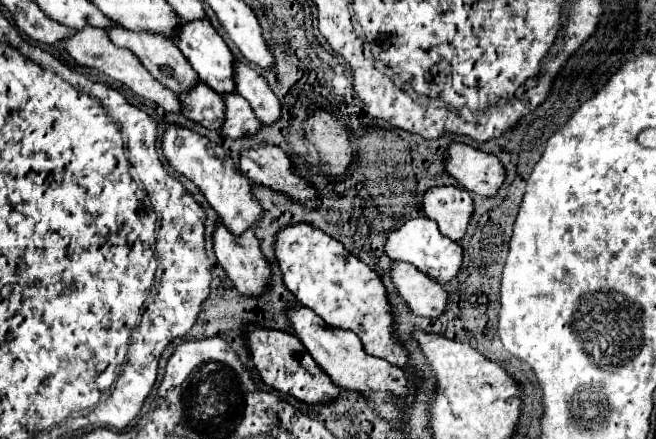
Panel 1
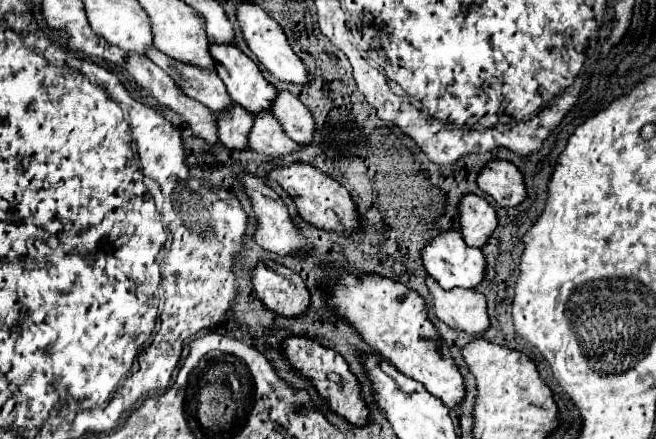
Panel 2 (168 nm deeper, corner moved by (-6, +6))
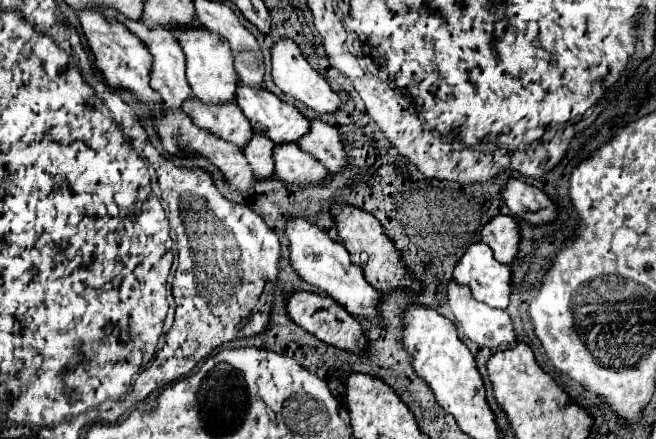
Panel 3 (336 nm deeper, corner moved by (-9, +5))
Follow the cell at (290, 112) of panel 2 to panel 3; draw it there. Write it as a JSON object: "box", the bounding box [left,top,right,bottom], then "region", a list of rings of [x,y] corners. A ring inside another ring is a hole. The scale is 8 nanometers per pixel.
{"box":[297,118,347,172],"region":[[[313,118],[309,132],[297,140],[297,146],[321,160],[329,172],[337,172],[347,166],[347,156],[343,154],[343,144],[339,140],[337,128],[323,120]]]}

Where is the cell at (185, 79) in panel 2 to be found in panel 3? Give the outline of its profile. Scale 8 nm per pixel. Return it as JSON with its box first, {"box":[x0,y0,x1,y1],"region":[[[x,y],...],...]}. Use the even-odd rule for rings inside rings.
{"box":[183,98,253,148],"region":[[[189,98],[185,100],[183,108],[189,112],[189,116],[193,116],[197,126],[221,136],[223,140],[229,140],[237,148],[243,148],[253,134],[249,120],[235,102],[203,104],[197,98]]]}

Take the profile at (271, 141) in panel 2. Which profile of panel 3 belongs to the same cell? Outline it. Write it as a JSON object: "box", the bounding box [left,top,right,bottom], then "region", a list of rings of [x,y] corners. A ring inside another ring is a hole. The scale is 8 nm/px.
{"box":[273,144,327,186],"region":[[[275,144],[273,146],[273,160],[275,160],[275,176],[287,184],[301,184],[309,186],[315,182],[323,182],[327,176],[327,168],[297,144]]]}

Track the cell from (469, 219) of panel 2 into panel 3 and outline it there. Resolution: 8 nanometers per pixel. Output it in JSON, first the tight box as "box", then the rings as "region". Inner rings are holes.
{"box":[479,214,519,264],"region":[[[499,214],[491,218],[479,232],[479,238],[493,250],[501,264],[513,262],[519,244],[519,228],[511,216]]]}

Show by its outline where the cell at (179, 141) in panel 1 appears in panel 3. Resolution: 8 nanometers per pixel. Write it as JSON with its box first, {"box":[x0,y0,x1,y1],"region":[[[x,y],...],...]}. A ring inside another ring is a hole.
{"box":[285,218,379,316],"region":[[[289,218],[285,224],[285,236],[289,240],[289,262],[305,282],[321,288],[351,314],[373,316],[373,308],[379,302],[377,290],[363,278],[361,268],[349,260],[349,252],[343,248],[343,244],[331,240],[327,232],[319,230],[315,224],[303,218]]]}

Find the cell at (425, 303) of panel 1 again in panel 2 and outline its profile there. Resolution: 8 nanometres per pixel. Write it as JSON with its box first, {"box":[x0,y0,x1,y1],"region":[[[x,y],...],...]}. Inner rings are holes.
{"box":[426,277,490,335],"region":[[[426,277],[426,285],[434,297],[436,317],[452,329],[466,331],[468,335],[482,335],[490,327],[486,313],[486,297],[472,289],[444,291],[434,277]]]}

